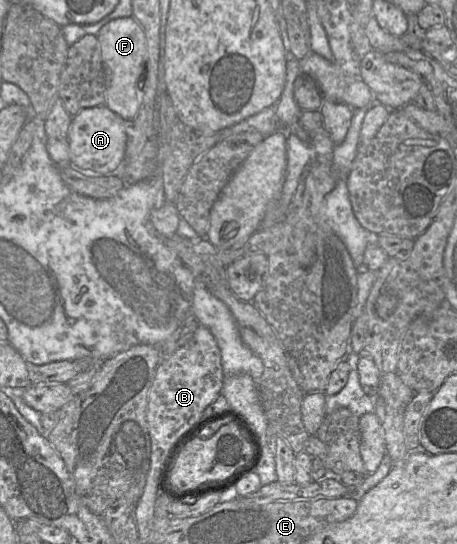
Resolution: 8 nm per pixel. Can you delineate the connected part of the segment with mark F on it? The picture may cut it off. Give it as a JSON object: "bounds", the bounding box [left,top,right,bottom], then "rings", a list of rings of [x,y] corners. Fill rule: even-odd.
{"bounds":[96,17,147,121],"rings":[[[121,17],[105,24],[96,35],[100,45],[106,78],[105,105],[125,121],[137,114],[147,63],[146,37],[140,24],[131,17]]]}

